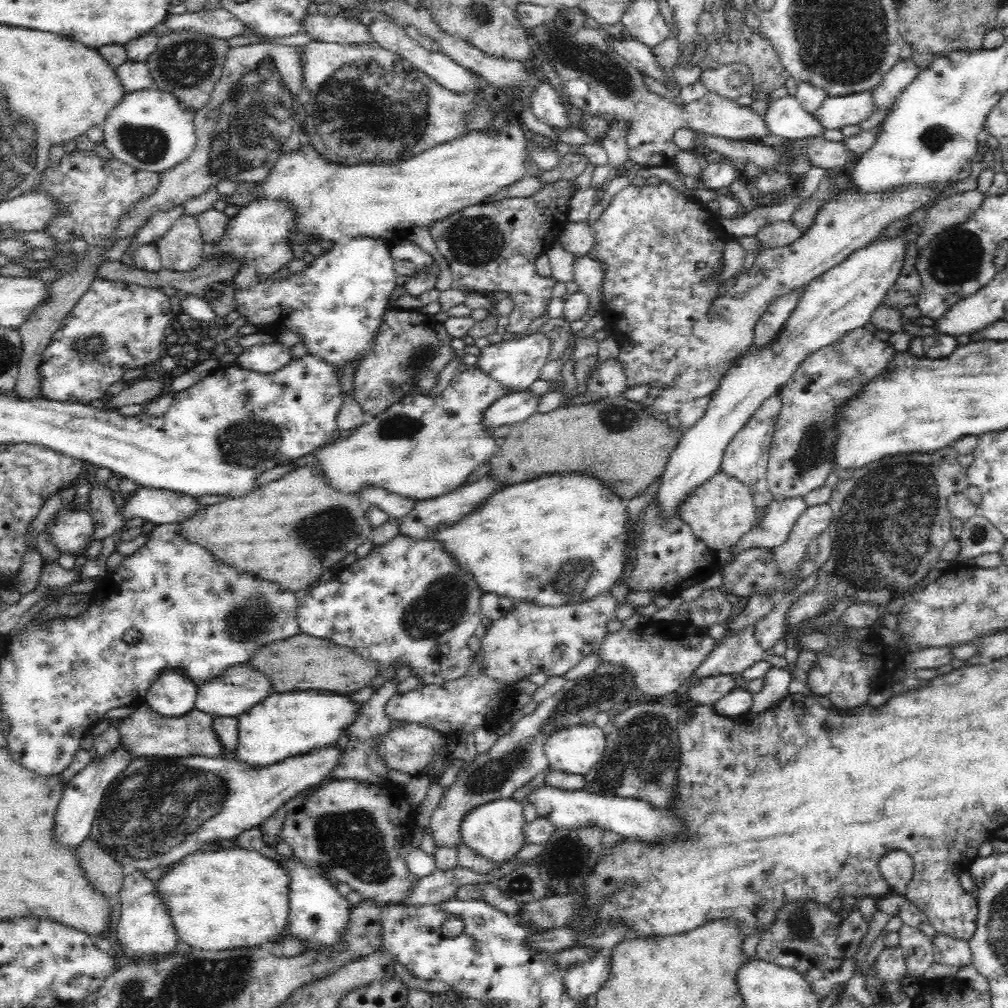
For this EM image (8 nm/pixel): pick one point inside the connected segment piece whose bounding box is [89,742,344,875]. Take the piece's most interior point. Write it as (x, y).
(160, 809)

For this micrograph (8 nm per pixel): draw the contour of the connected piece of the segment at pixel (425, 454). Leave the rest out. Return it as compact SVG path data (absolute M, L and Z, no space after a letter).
M469 367L463 373L450 375L440 393L430 397L410 395L383 414L369 418L347 438L332 439L332 442L314 450L312 455L317 460L314 465L319 467L332 489L340 493L360 495L366 487L382 487L414 501L438 498L460 487L468 474L482 465L495 449L497 441L492 438L493 432L487 430L480 420L492 402L504 396L501 384L483 374L478 367Z

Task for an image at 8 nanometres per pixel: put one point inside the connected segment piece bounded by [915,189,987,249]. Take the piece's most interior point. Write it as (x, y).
(954, 210)

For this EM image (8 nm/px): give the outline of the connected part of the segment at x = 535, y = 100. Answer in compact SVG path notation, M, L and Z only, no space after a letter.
M546 80L538 82L530 94L530 106L536 118L555 128L568 128L564 98Z

